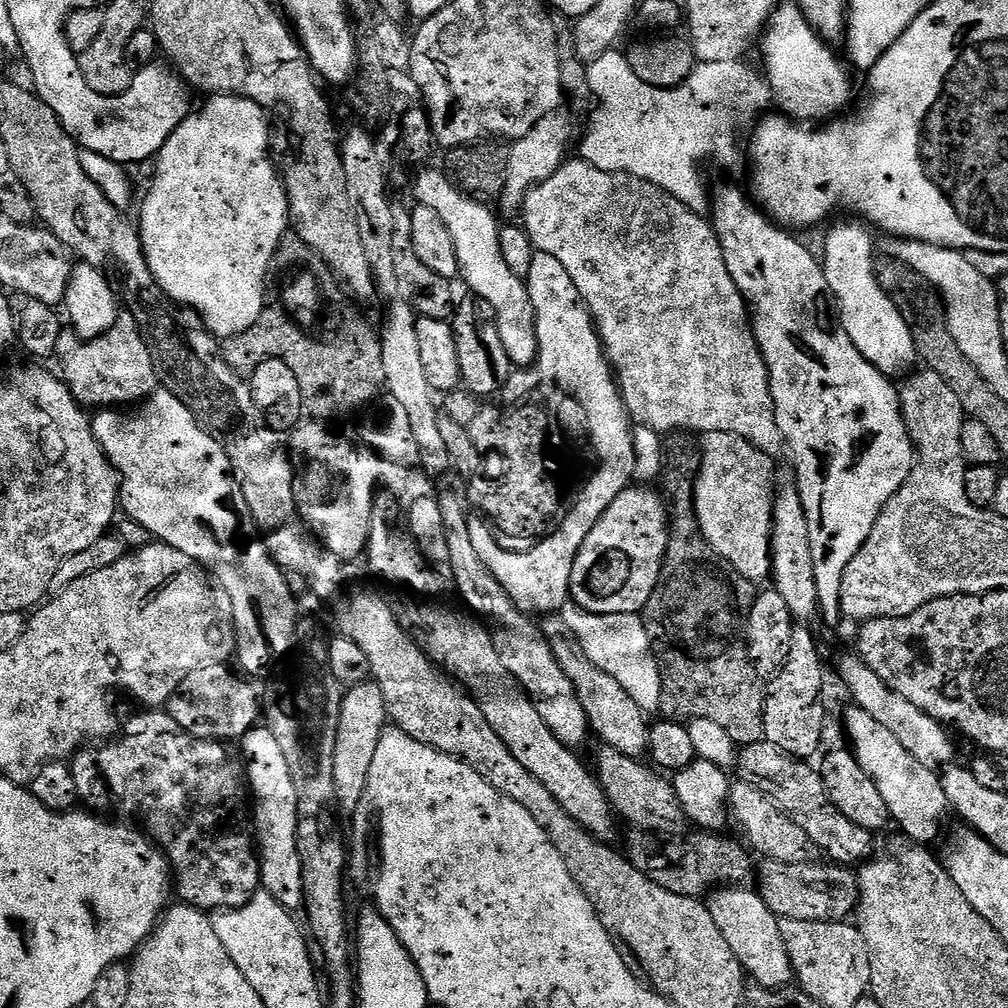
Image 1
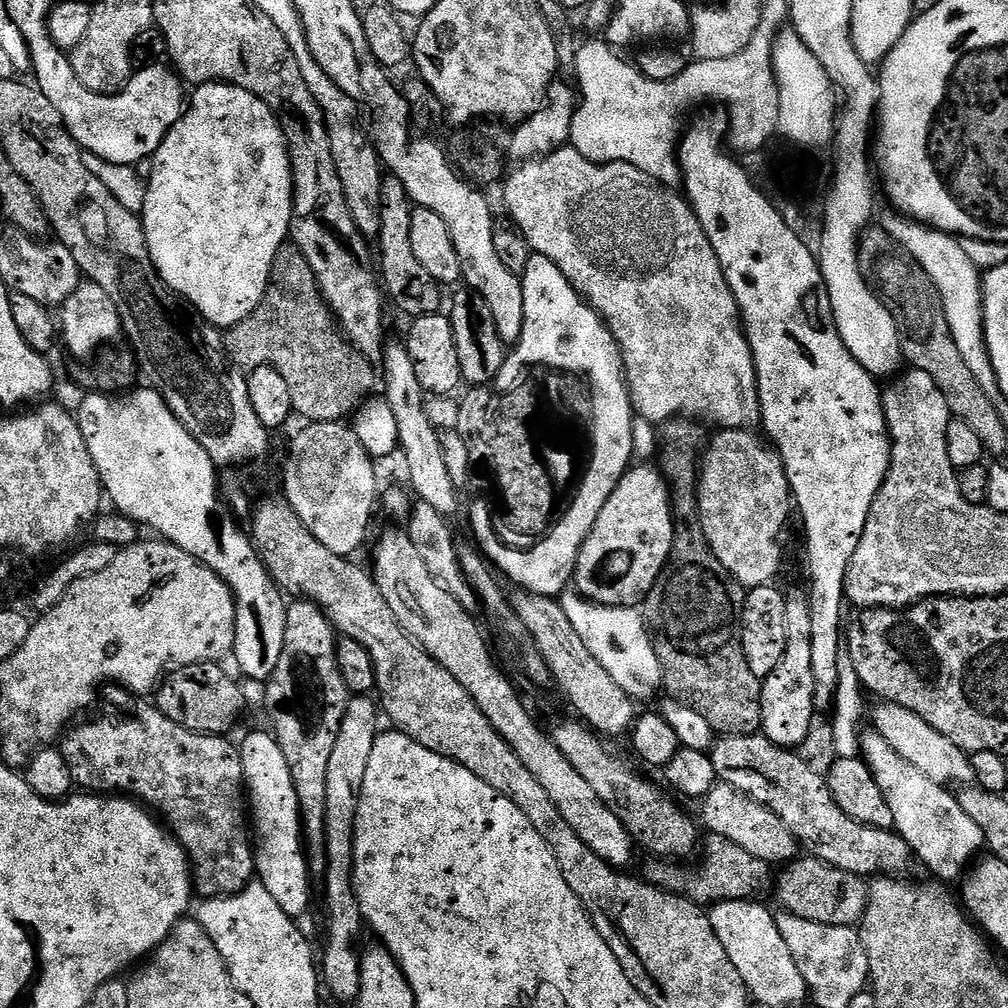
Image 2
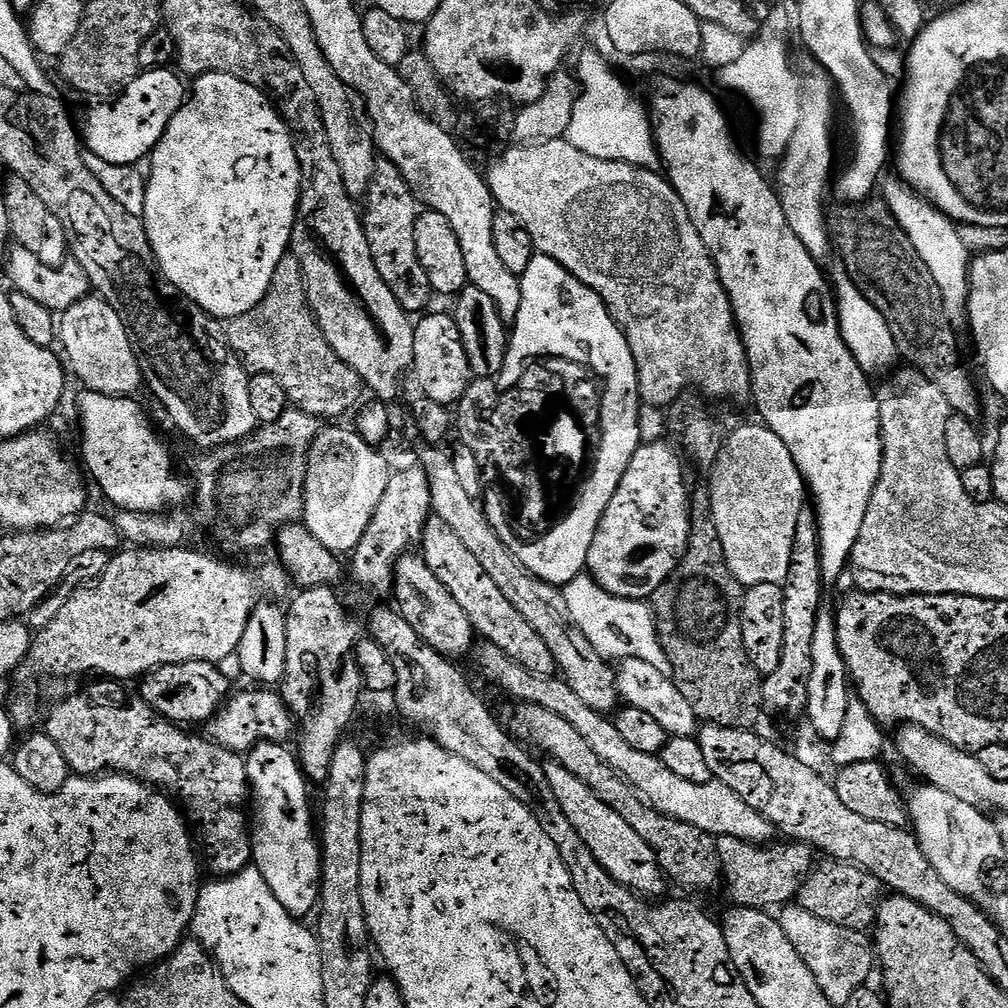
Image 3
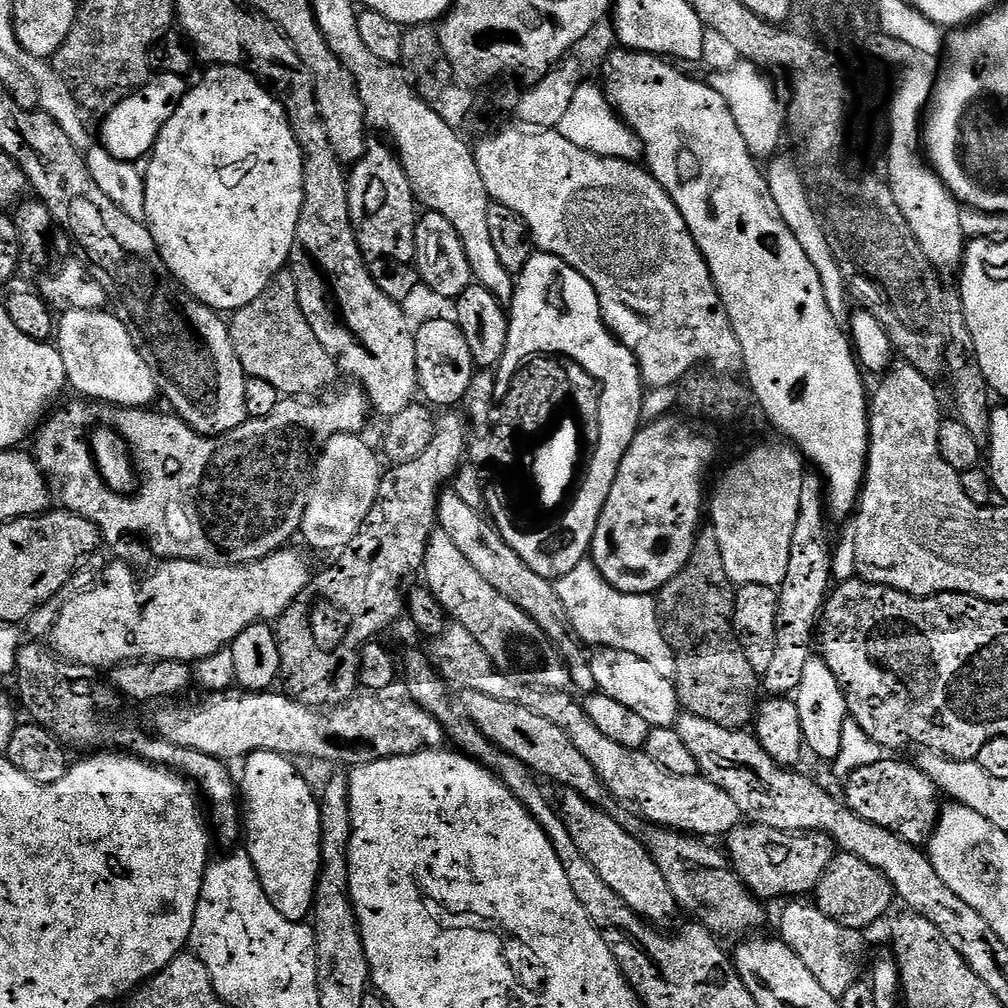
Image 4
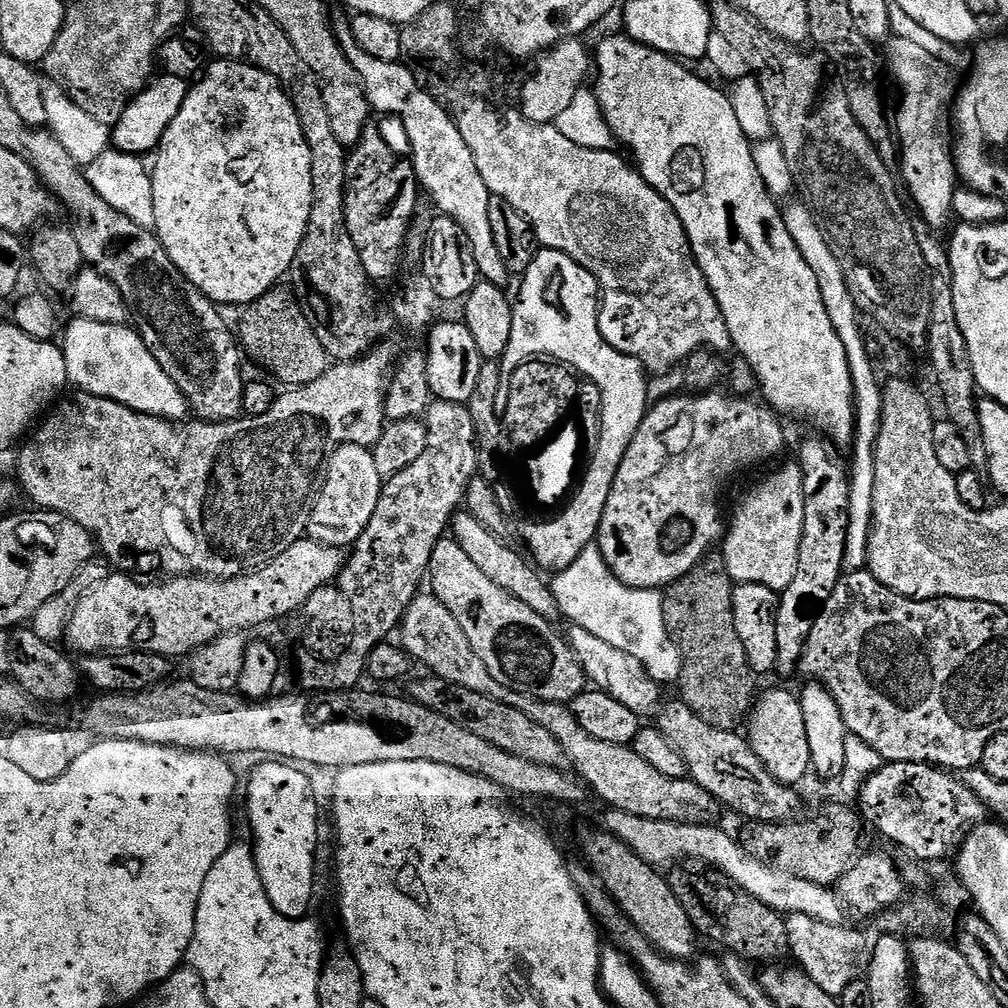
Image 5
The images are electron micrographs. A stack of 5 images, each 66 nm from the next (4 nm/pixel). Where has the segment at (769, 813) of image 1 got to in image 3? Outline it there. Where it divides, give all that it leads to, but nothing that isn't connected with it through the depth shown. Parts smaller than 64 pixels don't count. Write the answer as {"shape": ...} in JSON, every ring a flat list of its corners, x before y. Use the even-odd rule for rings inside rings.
{"shape":[[487,642,477,643,474,648,475,654,476,664,484,671,485,678,493,680,502,691,509,692,513,696,513,701,537,704,553,714,558,714,558,718,566,718,566,722,570,722,570,726,574,726,574,730,578,730,578,734,590,744,590,750,606,766,613,768,621,779,627,781,640,799,655,812,666,814,678,822,690,822,690,826,698,826,698,830,717,838,729,836,761,846,773,839,774,829,771,822,762,818,762,814,758,814,754,806,746,806,746,802,742,802,742,798,738,798,738,794,734,794,730,786,715,778,705,784,698,784,686,782,678,778,678,774,670,774,659,755,639,753,628,746,622,740,615,723,607,715,590,710,564,680,555,675,534,676,530,670,506,658,506,654,498,650,498,646]]}

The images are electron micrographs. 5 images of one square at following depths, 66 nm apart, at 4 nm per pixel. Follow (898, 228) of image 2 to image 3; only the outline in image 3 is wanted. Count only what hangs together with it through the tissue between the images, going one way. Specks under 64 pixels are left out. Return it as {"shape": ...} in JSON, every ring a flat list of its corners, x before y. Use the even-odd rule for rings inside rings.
{"shape":[[896,174,885,175,880,183,880,198,887,205,889,212,895,218,903,232,917,250,922,262,930,269,934,282,942,290,943,306,947,318,953,327,965,325,969,298,969,267,972,254,966,250,962,238,957,232,957,224,943,212,937,210,927,199,912,189]]}

